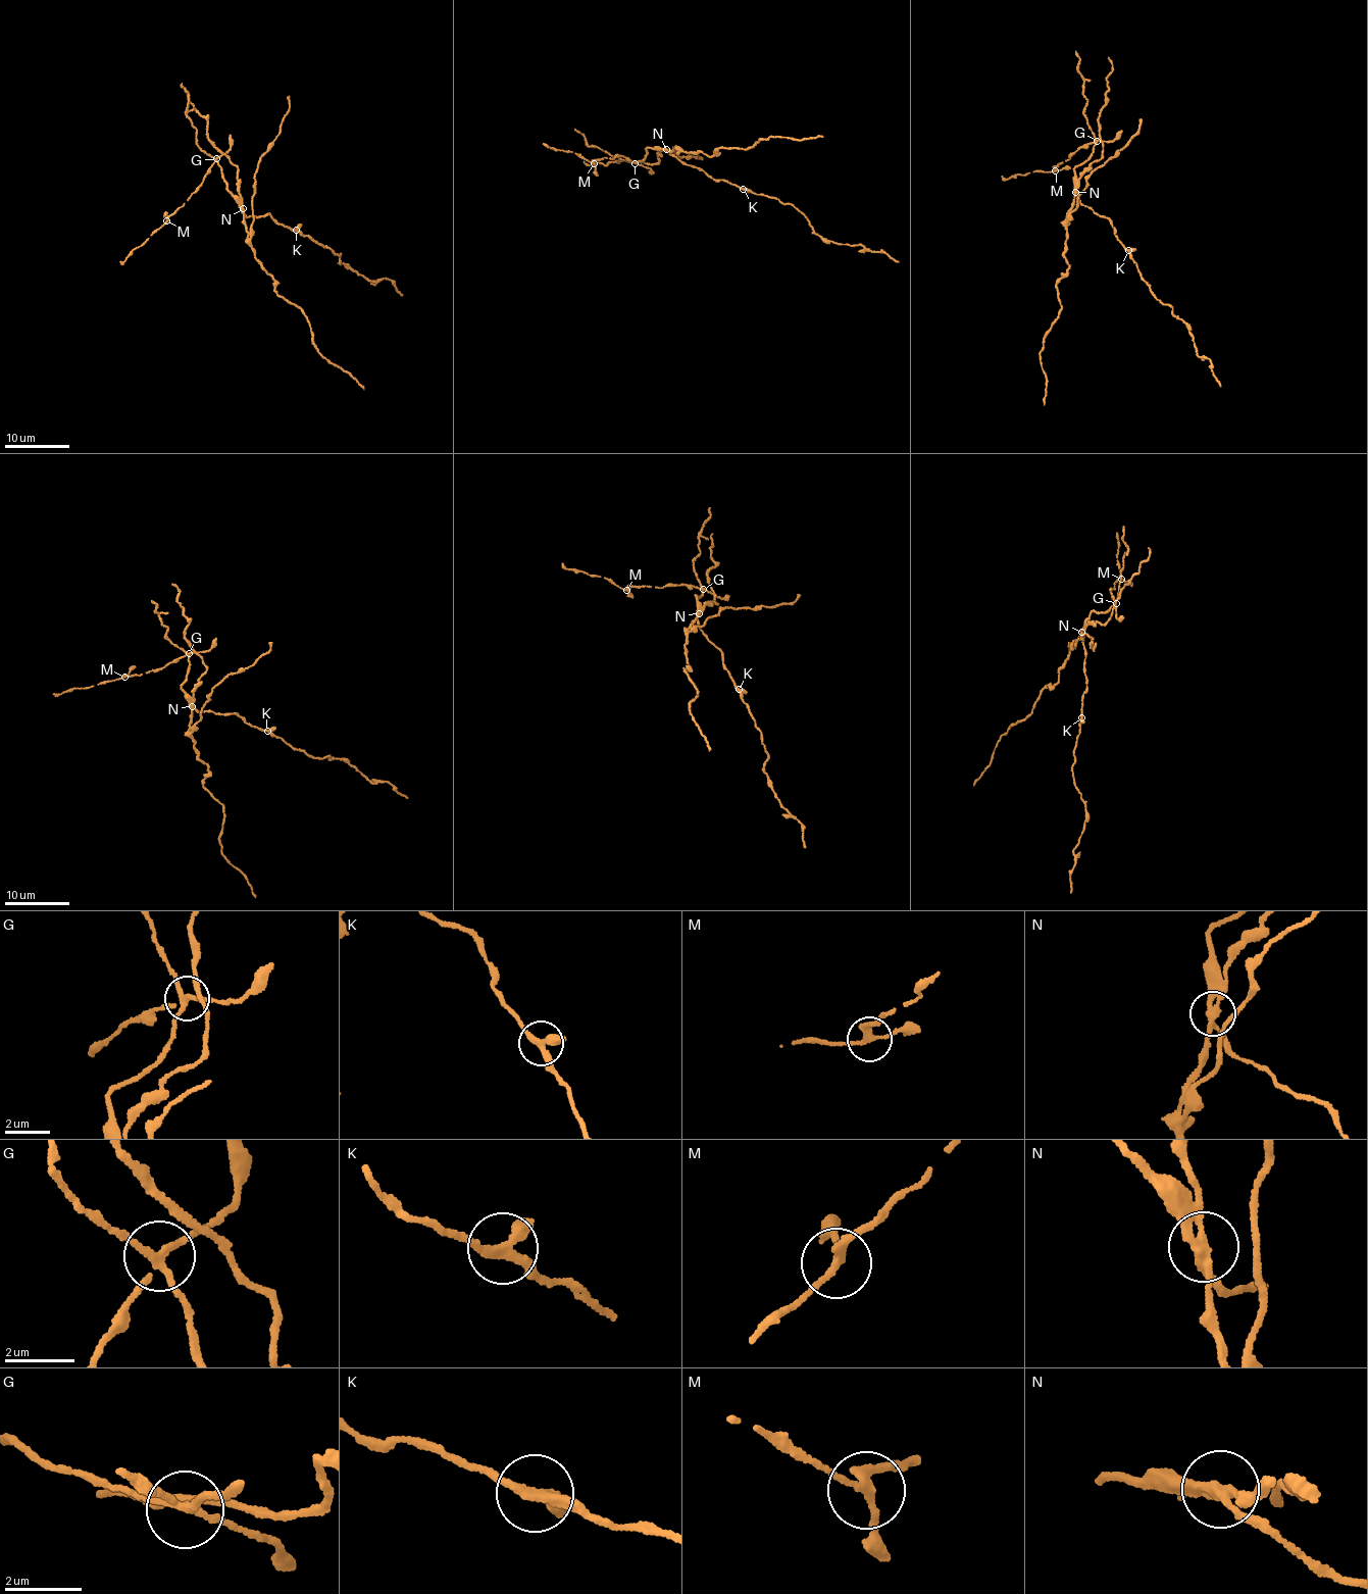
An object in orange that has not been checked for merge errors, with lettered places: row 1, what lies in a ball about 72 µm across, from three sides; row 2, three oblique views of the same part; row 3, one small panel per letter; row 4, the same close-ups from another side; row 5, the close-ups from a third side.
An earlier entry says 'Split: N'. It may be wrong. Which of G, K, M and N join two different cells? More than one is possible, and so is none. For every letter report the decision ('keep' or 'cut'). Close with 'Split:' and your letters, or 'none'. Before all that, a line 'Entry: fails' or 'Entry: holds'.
Entry: fails
G: cut
K: keep
M: keep
N: cut
Split: G, N

